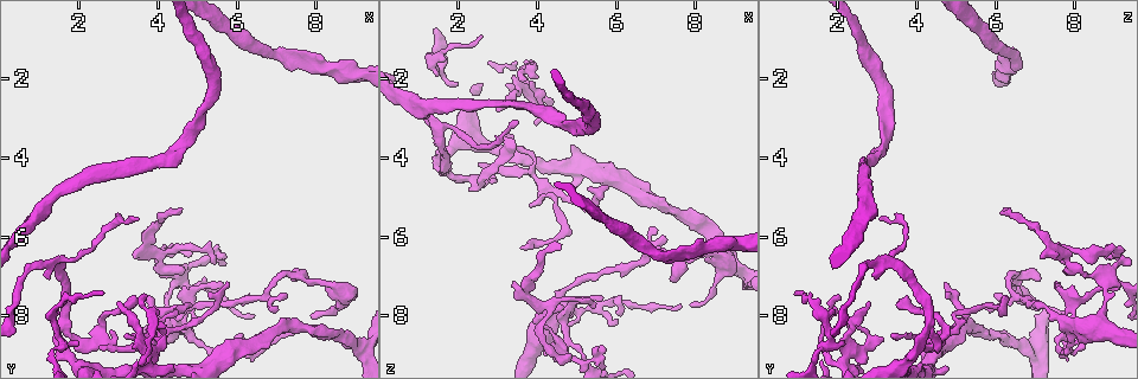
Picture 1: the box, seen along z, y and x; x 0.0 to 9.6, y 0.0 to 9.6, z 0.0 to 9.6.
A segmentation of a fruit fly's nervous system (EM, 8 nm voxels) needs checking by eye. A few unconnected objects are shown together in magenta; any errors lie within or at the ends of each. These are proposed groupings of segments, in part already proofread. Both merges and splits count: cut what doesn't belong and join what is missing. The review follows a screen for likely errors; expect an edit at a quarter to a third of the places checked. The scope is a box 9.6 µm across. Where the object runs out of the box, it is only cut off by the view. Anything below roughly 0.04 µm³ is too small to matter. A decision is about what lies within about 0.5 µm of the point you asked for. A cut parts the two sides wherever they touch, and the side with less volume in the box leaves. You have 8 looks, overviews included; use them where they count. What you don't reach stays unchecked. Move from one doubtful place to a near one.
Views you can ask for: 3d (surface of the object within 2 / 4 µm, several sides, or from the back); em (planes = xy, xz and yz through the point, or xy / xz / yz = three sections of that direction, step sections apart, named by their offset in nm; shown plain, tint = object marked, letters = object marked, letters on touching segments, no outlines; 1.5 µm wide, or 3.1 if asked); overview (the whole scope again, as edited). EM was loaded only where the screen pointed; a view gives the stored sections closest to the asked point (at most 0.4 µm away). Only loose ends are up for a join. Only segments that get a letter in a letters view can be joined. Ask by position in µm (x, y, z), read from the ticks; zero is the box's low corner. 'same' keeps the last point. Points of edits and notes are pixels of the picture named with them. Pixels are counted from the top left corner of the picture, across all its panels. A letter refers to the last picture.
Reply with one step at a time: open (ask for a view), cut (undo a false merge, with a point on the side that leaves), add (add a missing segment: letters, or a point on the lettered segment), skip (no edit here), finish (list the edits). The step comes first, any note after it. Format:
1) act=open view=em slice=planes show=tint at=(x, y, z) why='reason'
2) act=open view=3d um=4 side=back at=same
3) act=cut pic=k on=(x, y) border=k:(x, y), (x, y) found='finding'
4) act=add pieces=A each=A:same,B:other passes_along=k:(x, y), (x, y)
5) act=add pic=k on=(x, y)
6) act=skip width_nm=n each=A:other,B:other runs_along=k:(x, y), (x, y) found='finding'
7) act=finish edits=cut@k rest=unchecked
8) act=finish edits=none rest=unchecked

act=open view=3d um=4 at=(1.60, 8.30, 4.25) why='sharp bend'

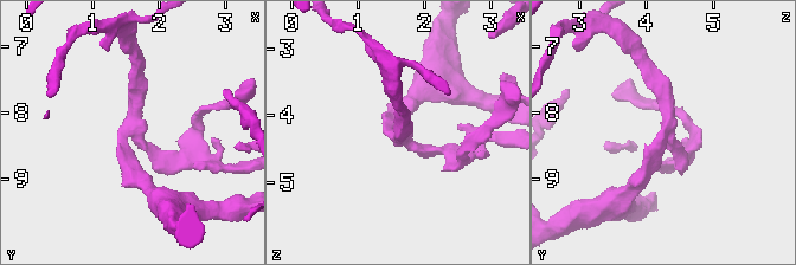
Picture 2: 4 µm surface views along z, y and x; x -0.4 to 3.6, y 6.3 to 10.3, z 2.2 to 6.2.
act=open view=em slice=planes show=letters at=(1.60, 8.30, 4.30) arms=3 arm_widths_nm=190,240,260 why='shape alone is not enough'

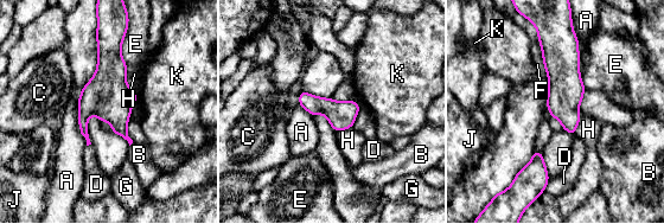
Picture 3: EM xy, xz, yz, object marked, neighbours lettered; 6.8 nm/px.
act=skip each=A:other,B:other,C:other,D:other,E:other,F:other,G:other,H:other,J:other,K:other found='one neuron here'

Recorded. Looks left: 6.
act=open view=3d um=2 at=(3.00, 7.65, 2.80) why='thin end'

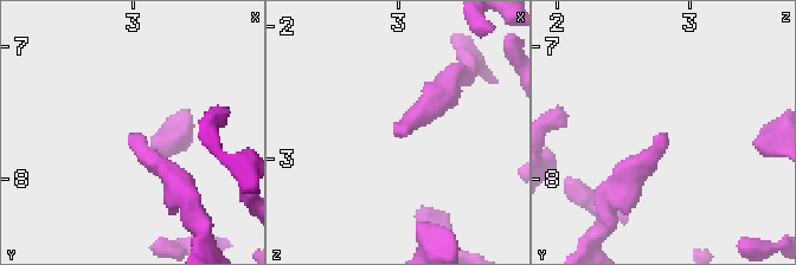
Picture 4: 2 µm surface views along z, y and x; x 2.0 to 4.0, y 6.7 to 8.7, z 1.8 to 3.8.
act=open view=em slice=planes show=letters at=(3.00, 7.64, 2.80) why='need the tissue'

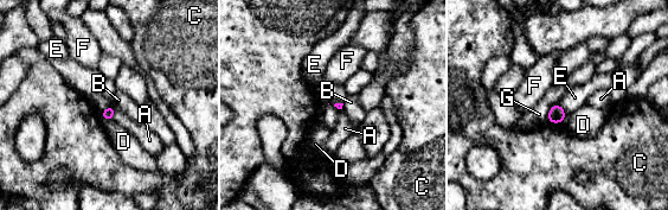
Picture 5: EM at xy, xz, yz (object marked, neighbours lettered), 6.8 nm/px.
act=skip each=A:other,B:other,C:other,D:other,E:other,F:other,G:other border=5:(113, 103), (101, 114) found='no lettered segment goes on from it'

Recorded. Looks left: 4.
act=open view=3d um=2 at=(4.50, 5.25, 6.20) why='an open end'

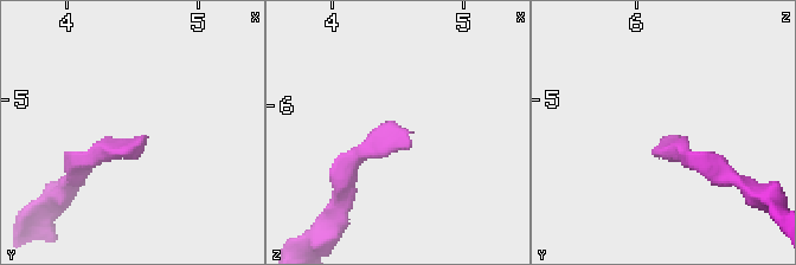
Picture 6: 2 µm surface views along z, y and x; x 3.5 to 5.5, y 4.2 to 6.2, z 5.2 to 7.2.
act=open view=em slice=planes show=letters at=(4.56, 5.32, 6.24)

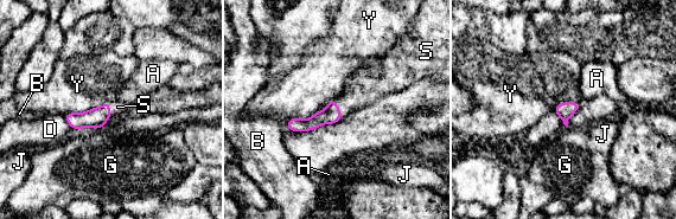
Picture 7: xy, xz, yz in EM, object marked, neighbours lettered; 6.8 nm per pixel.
act=add pieces=S longest_contact=Y:400nm each=A:other,B:other,D:other,G:other,J:other,S:same,Y:other passes_along=7:(332, 114), (338, 108), (361, 89) found='the neuron continues'

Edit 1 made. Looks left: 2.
act=finish edits=add@7 rest=unchecked

